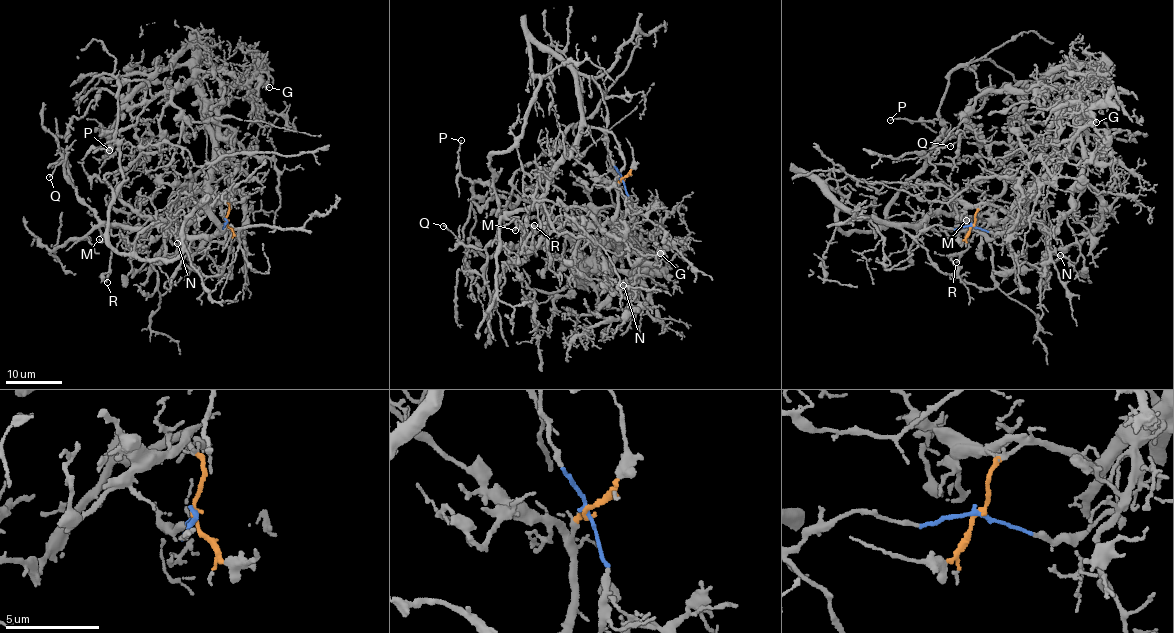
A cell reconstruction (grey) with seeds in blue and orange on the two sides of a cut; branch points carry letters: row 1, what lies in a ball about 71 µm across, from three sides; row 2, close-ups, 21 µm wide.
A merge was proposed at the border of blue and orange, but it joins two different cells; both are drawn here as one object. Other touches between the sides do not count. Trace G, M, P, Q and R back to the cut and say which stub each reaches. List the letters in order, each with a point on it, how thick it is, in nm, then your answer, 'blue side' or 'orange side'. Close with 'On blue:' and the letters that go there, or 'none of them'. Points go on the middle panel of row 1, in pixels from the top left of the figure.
G: place (660, 253); calibre 160 nm; orange side
M: place (515, 230); calibre 150 nm; blue side
P: place (461, 140); calibre 110 nm; blue side
Q: place (443, 226); calibre 100 nm; blue side
R: place (534, 225); calibre 160 nm; blue side
On blue: M, P, Q, R

